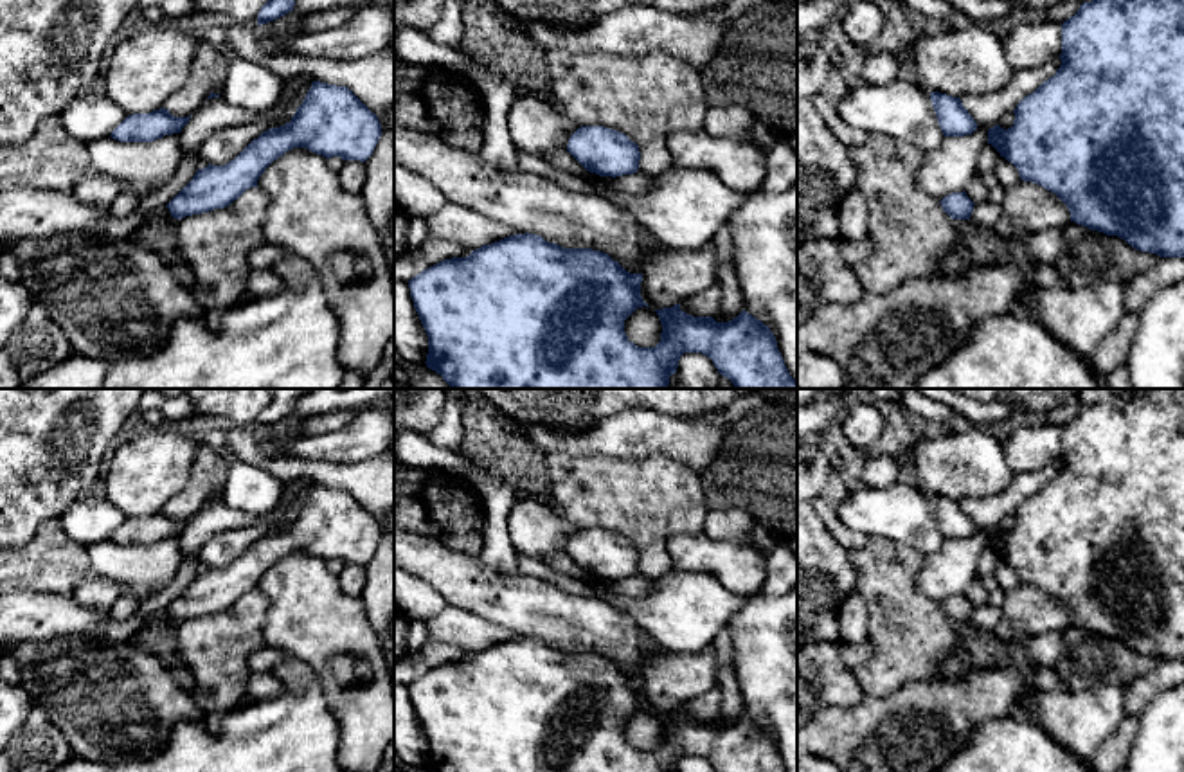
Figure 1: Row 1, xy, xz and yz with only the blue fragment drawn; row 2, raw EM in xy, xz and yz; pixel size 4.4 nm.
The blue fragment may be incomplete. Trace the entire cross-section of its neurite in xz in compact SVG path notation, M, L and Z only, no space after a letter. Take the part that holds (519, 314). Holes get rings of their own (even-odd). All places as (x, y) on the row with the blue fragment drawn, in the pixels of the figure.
M525 232L504 238L491 245L482 245L480 248L471 250L466 257L444 259L412 277L408 288L414 308L428 337L428 355L425 364L428 369L441 374L450 389L668 389L669 376L677 373L678 360L684 353L702 353L711 358L718 373L729 378L734 389L797 389L797 380L790 376L774 333L745 310L729 322L716 322L713 317L687 315L680 310L680 304L655 310L662 324L660 342L655 347L639 347L630 342L624 333L624 320L637 308L650 308L641 297L641 283L642 274L626 272L605 252L592 248L563 248L545 241L542 236Z

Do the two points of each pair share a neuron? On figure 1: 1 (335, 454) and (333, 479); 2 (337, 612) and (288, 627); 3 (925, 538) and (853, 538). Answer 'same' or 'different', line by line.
1: different
2: same
3: different

